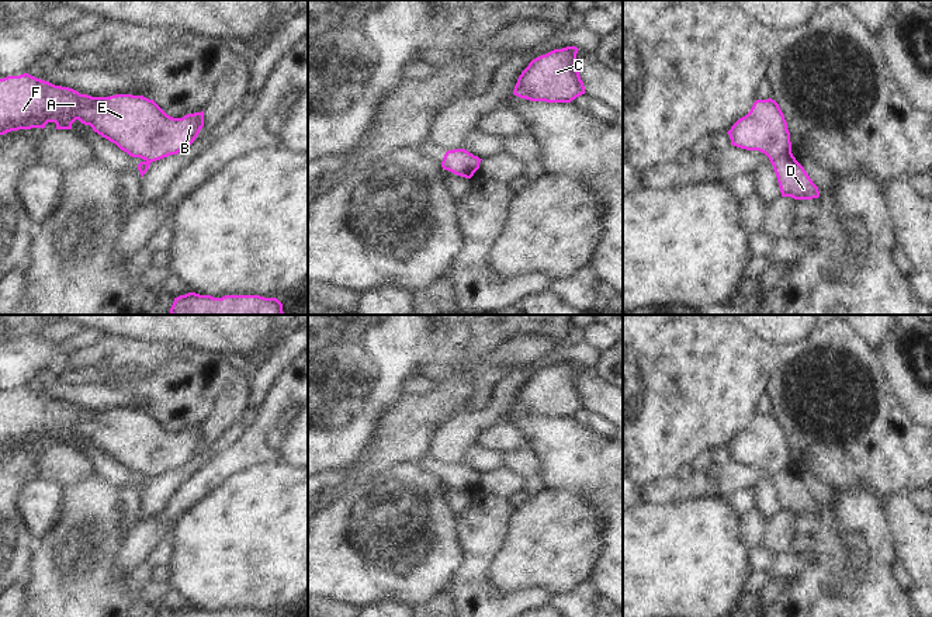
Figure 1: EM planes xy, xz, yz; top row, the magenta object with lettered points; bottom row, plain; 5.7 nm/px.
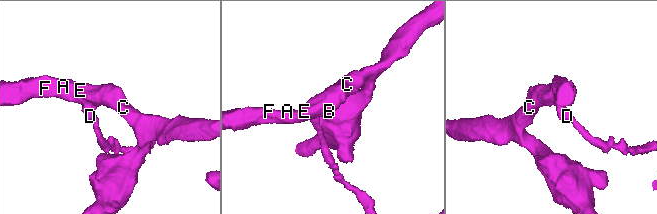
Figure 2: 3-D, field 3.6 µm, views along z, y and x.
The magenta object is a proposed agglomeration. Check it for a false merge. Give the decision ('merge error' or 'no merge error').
merge error

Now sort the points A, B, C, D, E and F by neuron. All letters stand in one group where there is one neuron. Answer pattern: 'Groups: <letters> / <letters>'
Groups: A B C E F / D.

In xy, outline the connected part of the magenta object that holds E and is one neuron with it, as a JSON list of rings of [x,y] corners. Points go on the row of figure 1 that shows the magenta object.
[[[28,73],[0,79],[0,135],[18,129],[44,129],[48,122],[55,122],[56,129],[72,129],[76,119],[90,125],[94,132],[115,143],[129,156],[152,163],[187,149],[204,126],[204,111],[173,118],[153,100],[143,96],[91,97]]]

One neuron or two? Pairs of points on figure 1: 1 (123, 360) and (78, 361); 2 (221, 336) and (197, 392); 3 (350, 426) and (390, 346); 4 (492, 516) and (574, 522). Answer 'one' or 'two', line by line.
1: one
2: two
3: one
4: two

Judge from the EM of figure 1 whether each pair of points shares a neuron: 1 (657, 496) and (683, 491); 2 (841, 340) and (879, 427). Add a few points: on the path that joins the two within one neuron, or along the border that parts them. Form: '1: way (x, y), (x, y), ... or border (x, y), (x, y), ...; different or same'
1: way (664, 492), (676, 491); same
2: way (863, 363), (872, 368), (877, 380), (880, 405); same

